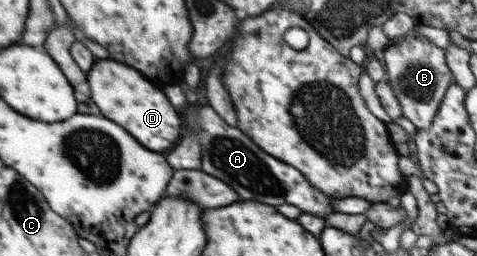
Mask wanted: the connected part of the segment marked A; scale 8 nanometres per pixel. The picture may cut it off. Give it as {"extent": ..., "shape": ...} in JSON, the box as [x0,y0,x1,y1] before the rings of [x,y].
{"extent":[187,107,338,217],"shape":[[[211,107],[199,109],[197,115],[187,115],[187,123],[189,129],[191,127],[201,129],[199,141],[203,149],[203,171],[231,185],[243,199],[269,203],[269,205],[289,203],[303,209],[305,213],[319,217],[338,212],[330,204],[329,199],[332,198],[315,191],[315,187],[307,183],[307,179],[296,167],[265,153],[245,132],[231,127]]]}

